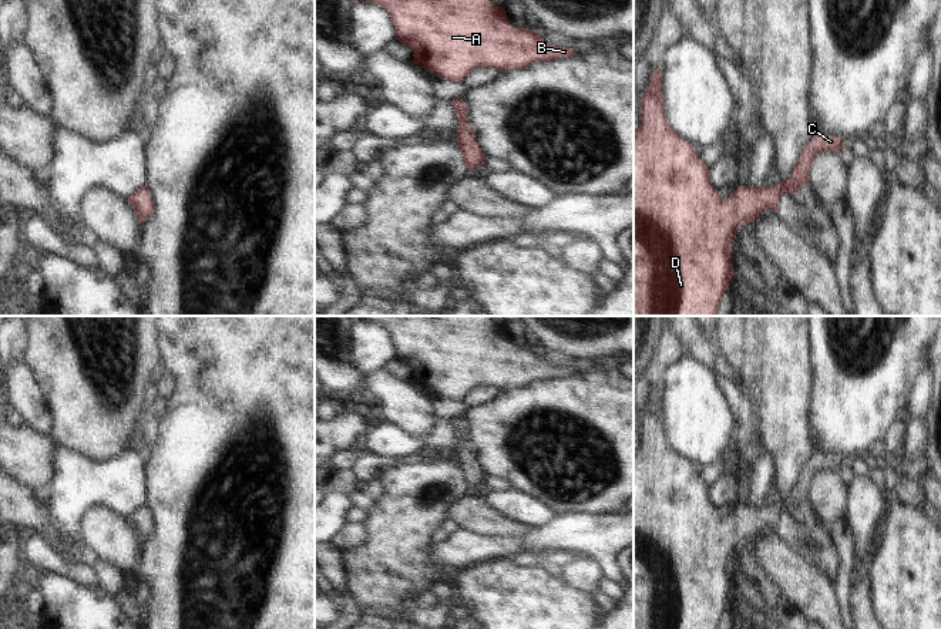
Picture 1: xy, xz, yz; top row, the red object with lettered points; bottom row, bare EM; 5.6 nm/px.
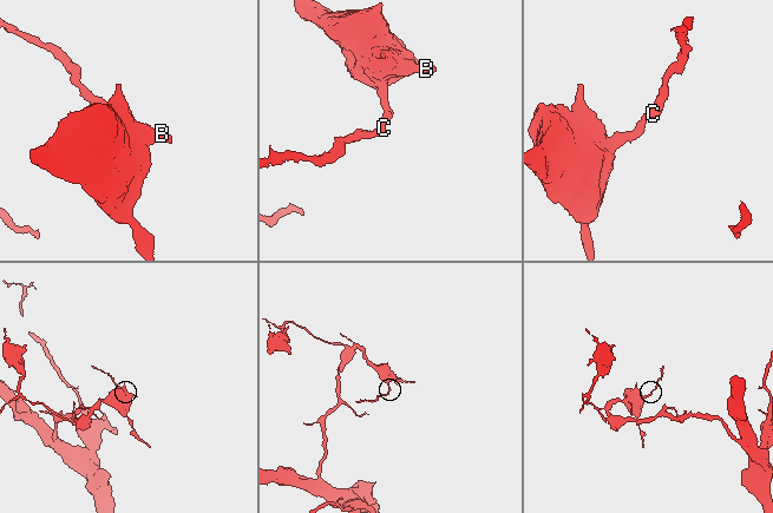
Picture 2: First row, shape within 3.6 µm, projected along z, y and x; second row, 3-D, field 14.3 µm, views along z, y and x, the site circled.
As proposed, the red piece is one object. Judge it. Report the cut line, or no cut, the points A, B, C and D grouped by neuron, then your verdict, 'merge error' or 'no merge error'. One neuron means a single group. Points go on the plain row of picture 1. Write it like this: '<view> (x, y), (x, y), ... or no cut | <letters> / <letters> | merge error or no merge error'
no cut | A B C D | no merge error

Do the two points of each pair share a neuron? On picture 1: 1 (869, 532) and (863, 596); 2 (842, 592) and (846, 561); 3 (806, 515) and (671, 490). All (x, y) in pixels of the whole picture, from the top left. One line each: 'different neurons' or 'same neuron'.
1: same neuron
2: same neuron
3: different neurons

